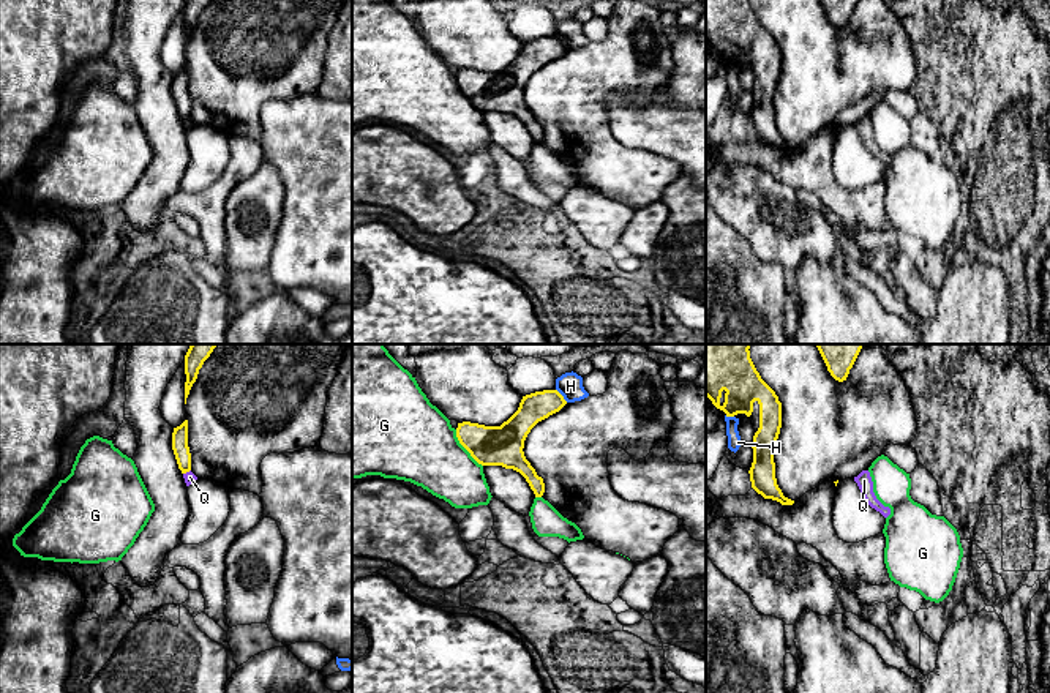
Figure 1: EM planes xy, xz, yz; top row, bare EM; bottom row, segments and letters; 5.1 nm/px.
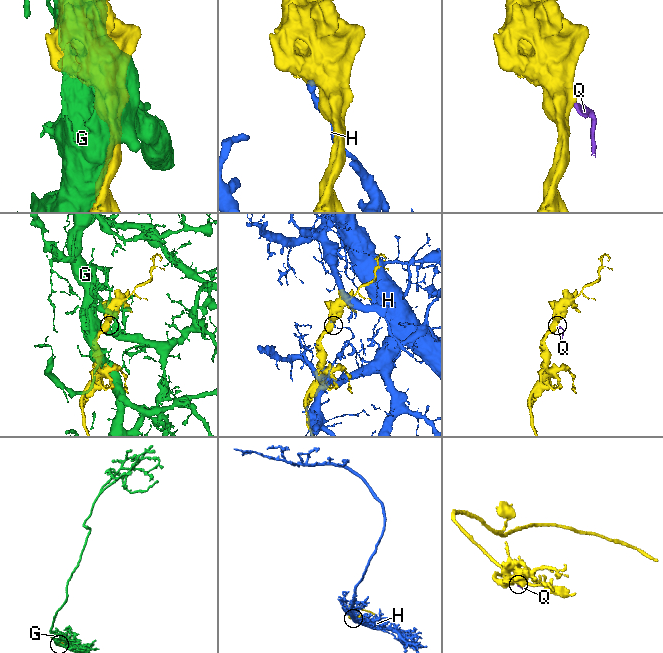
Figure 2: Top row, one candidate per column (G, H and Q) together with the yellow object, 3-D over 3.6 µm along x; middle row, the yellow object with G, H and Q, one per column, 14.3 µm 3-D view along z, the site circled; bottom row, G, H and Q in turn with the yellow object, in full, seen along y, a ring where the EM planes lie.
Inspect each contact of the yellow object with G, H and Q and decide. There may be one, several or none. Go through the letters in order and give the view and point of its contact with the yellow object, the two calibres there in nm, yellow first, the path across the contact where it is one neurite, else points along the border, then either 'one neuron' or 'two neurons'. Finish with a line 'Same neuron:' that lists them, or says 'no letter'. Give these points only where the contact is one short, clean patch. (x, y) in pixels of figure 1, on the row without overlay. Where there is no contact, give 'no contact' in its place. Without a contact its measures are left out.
G: meets yellow in xz at (464, 93); 200 nm thick on the yellow side, 400 nm on the other; two neurons
H: meets yellow in xz at (561, 41); 150 nm thick on the yellow side, 130 nm on the other; two neurons
Q: meets yellow in xy at (187, 117); 80 nm thick on the yellow side, 60 nm on the other; border along xy (190, 116), (183, 120); two neurons
Same neuron: no letter

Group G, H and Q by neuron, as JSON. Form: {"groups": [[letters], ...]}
{"groups": [["G"], ["H"], ["Q"]]}

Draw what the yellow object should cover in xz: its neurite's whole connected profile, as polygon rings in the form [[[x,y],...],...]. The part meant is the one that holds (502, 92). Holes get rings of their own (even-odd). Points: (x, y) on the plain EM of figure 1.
[[[543,36],[523,43],[518,57],[501,73],[458,69],[456,84],[482,112],[502,112],[519,118],[535,144],[545,139],[543,125],[524,103],[524,87],[542,66],[559,58],[567,47],[557,36]]]

